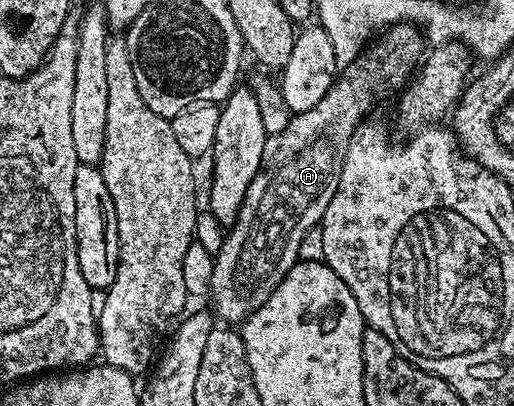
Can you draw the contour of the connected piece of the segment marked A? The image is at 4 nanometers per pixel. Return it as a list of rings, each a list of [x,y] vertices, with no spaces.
[[[395,22],[383,34],[386,35],[382,42],[376,43],[368,54],[359,53],[358,57],[335,77],[332,88],[326,93],[324,100],[316,104],[316,108],[308,108],[308,112],[293,115],[284,132],[267,137],[260,172],[256,172],[256,180],[252,180],[242,201],[238,218],[233,226],[229,227],[227,234],[230,235],[219,248],[218,255],[214,258],[214,267],[210,270],[210,302],[214,305],[213,313],[226,321],[223,323],[245,322],[266,303],[268,296],[272,296],[284,276],[288,276],[294,263],[299,261],[301,254],[298,253],[302,250],[306,233],[321,223],[324,212],[340,184],[340,172],[348,152],[348,144],[369,115],[366,113],[377,104],[381,94],[396,89],[398,85],[401,87],[407,81],[409,70],[411,69],[411,73],[419,65],[424,54],[424,35],[419,27],[412,22]]]

